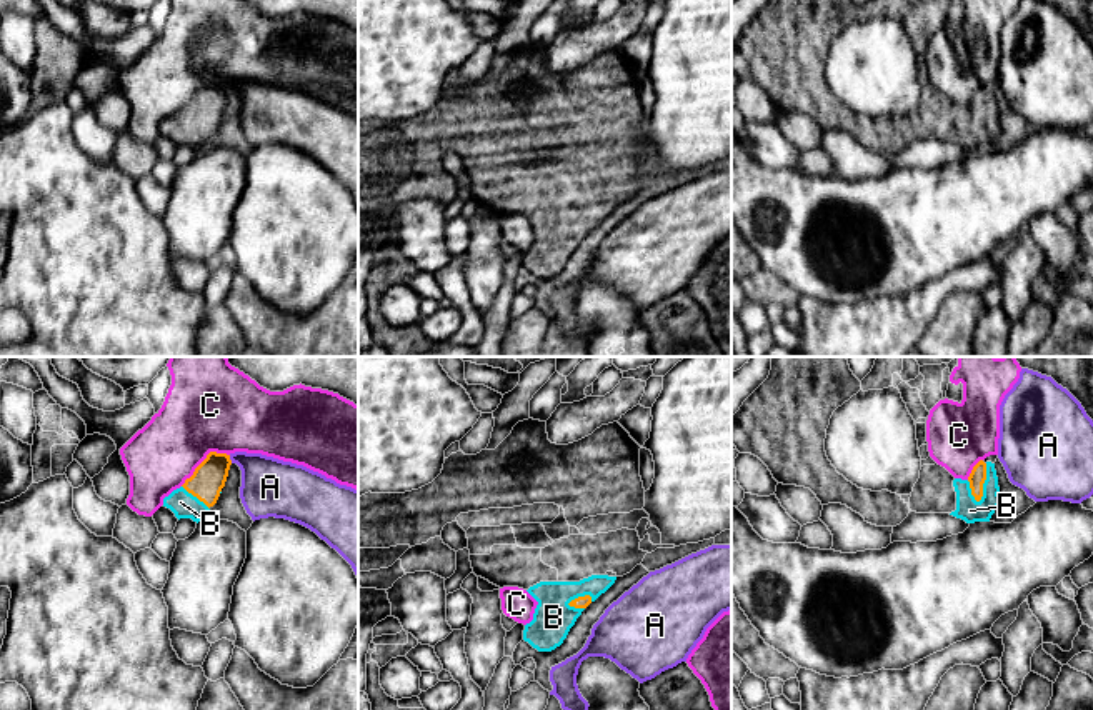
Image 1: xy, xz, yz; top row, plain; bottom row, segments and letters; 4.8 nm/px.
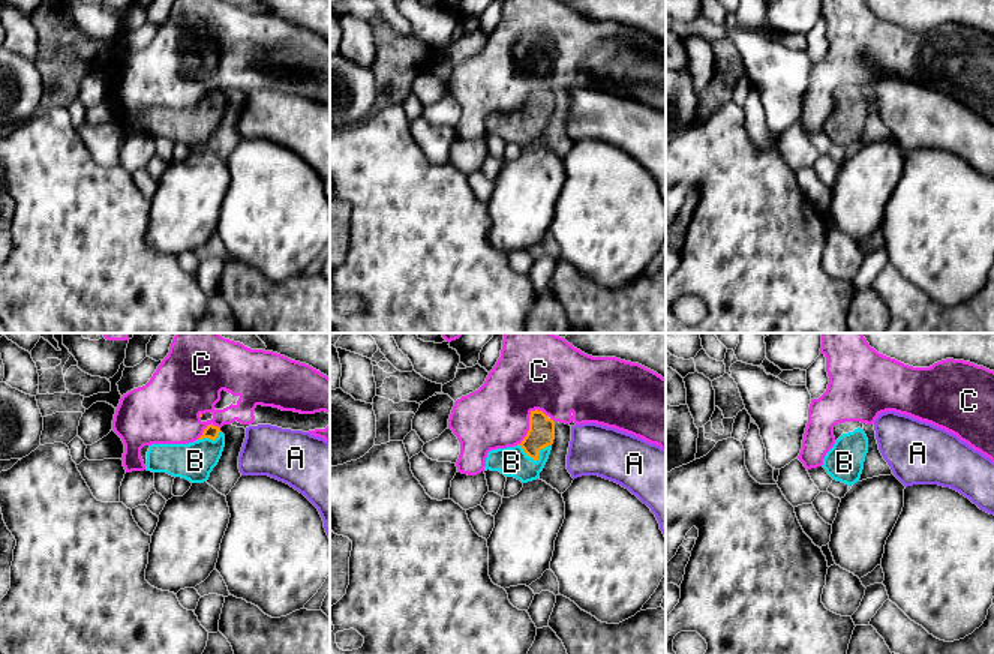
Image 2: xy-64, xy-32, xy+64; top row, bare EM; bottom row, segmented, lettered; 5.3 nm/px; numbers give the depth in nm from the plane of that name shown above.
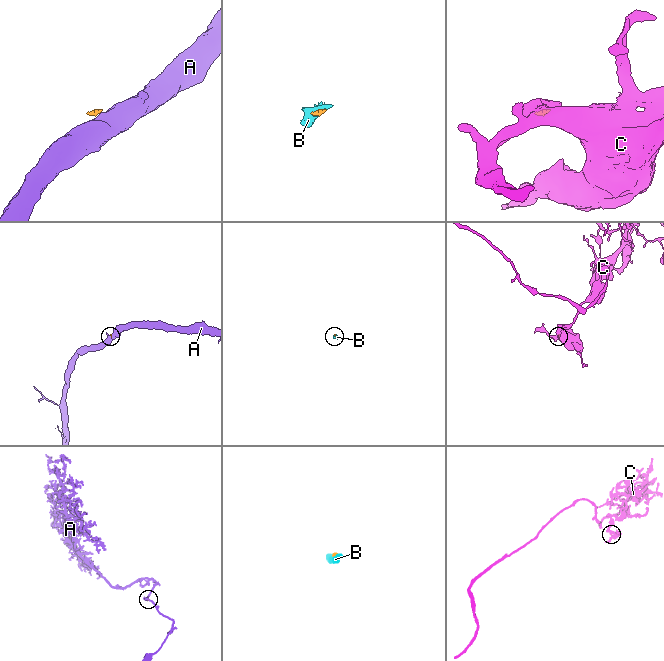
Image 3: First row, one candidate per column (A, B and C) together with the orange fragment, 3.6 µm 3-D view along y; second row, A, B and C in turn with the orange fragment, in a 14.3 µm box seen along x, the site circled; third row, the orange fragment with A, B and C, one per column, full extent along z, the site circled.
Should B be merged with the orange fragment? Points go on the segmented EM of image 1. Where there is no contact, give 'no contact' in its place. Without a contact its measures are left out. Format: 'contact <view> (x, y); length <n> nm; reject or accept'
contact yz (983, 482); length 200 nm; accept

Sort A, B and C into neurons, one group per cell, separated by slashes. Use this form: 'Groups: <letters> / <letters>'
Groups: A / B / C

